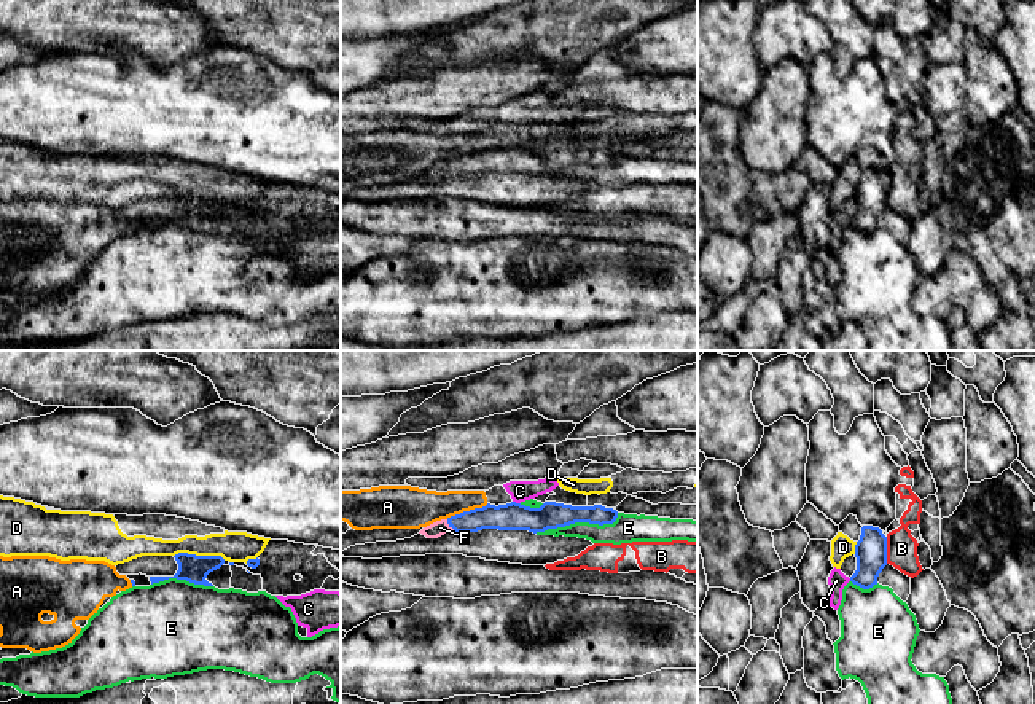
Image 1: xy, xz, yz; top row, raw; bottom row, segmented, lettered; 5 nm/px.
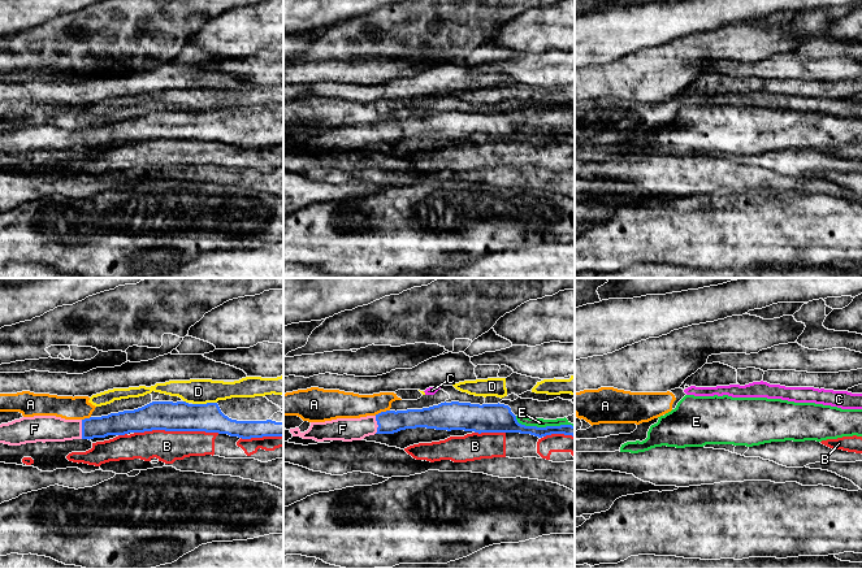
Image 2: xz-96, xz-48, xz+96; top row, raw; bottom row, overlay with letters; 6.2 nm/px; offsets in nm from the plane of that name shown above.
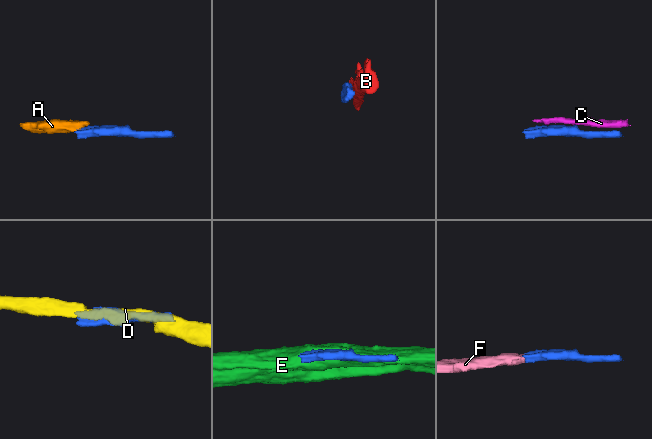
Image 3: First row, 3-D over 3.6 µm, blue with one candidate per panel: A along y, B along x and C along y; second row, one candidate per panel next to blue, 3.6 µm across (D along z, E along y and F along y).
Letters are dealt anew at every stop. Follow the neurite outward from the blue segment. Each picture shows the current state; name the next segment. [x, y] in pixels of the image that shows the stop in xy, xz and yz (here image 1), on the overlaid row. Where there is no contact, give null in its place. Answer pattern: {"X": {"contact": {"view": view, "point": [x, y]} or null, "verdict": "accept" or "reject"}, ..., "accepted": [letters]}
{"A": {"contact": {"view": "xz", "point": [467, 512]}, "verdict": "reject"}, "B": {"contact": {"view": "yz", "point": [886, 550]}, "verdict": "reject"}, "C": {"contact": {"view": "xz", "point": [515, 502]}, "verdict": "reject"}, "D": {"contact": {"view": "xy", "point": [199, 556]}, "verdict": "reject"}, "E": {"contact": {"view": "xz", "point": [578, 521]}, "verdict": "reject"}, "F": {"contact": {"view": "xz", "point": [451, 526]}, "verdict": "accept"}, "accepted": ["F"]}

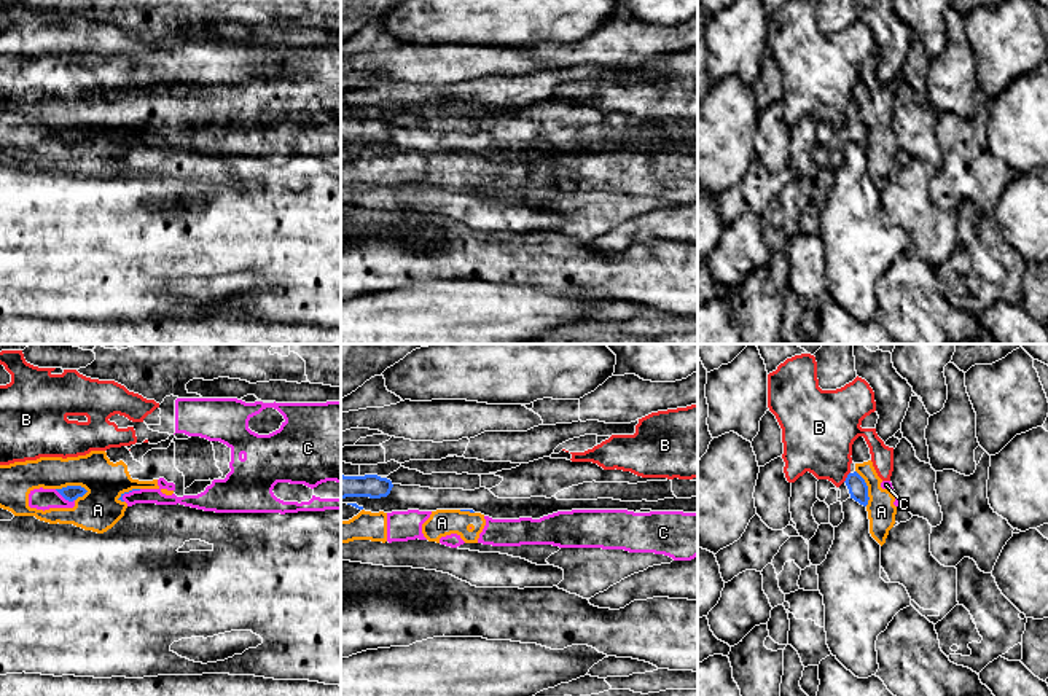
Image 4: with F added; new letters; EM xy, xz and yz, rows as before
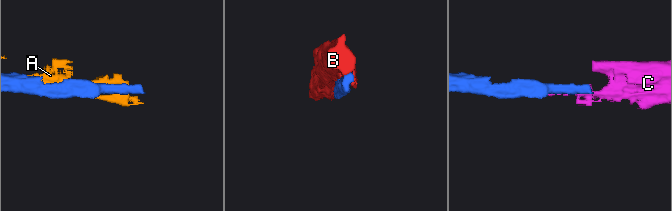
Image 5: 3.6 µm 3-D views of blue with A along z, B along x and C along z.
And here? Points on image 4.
{"A": {"contact": {"view": "xy", "point": [72, 486]}, "verdict": "reject"}, "B": {"contact": {"view": "yz", "point": [848, 477]}, "verdict": "reject"}, "C": {"contact": {"view": "xy", "point": [64, 497]}, "verdict": "reject"}, "accepted": []}

